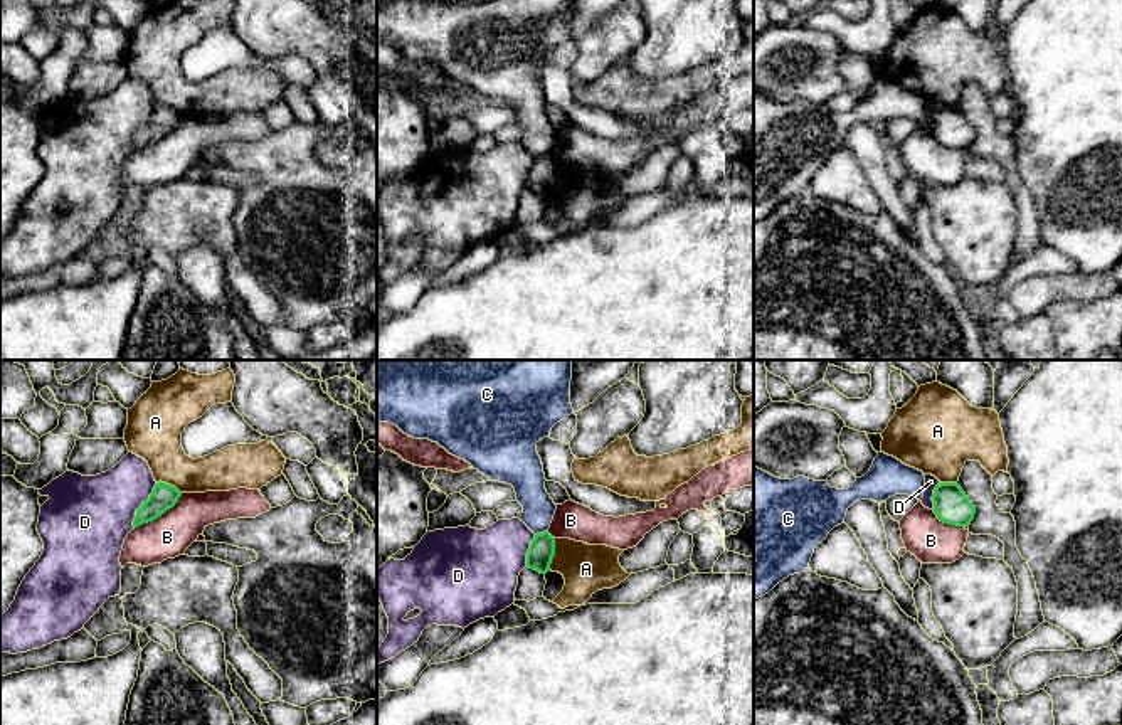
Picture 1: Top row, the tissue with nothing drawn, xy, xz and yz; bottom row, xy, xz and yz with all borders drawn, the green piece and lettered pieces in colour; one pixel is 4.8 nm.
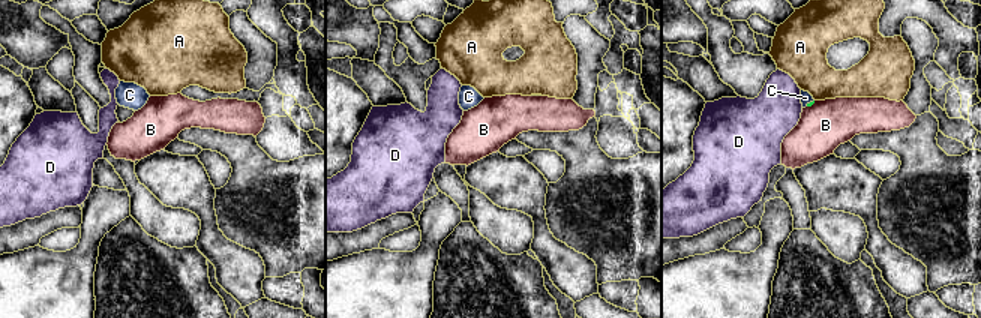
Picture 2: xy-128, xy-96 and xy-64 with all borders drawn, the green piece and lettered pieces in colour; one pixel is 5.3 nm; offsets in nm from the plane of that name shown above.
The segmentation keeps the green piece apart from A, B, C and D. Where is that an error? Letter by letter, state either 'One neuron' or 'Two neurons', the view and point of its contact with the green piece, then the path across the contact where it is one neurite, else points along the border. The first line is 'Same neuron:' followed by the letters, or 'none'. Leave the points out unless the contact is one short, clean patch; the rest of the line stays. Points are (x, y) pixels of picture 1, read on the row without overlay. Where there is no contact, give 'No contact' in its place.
Same neuron: none
A: Two neurons. Touches green at xz (554, 177)
B: Two neurons. Touches green at xy (160, 138)
C: Two neurons. Touches green at xz (540, 157). Boundary: xz (547, 153), (535, 158)
D: Two neurons. Touches green at xy (142, 128)

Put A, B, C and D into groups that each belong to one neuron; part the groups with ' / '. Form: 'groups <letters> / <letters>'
groups A / B / C / D

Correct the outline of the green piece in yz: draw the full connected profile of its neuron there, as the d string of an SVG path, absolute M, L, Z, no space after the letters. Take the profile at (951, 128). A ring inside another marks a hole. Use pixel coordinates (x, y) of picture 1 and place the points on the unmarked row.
M957 106L937 108L932 124L934 136L944 146L967 150L974 143L976 130Z

